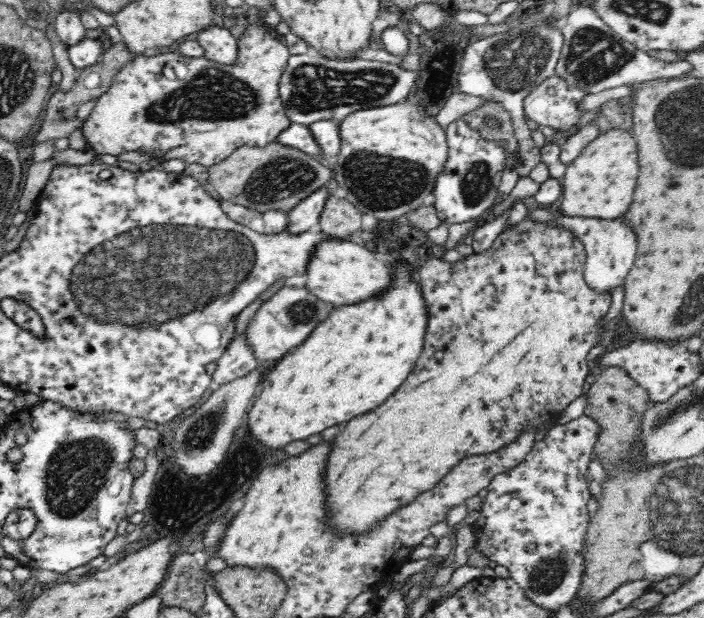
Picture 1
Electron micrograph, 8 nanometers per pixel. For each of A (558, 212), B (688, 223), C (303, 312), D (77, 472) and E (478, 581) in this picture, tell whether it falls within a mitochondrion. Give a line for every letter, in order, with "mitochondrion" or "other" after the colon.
A: other
B: other
C: mitochondrion
D: mitochondrion
E: other

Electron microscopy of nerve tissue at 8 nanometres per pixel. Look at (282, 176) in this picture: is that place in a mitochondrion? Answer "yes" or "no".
yes

